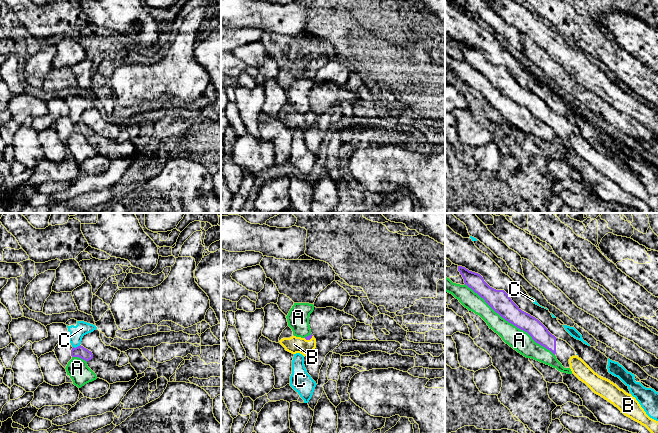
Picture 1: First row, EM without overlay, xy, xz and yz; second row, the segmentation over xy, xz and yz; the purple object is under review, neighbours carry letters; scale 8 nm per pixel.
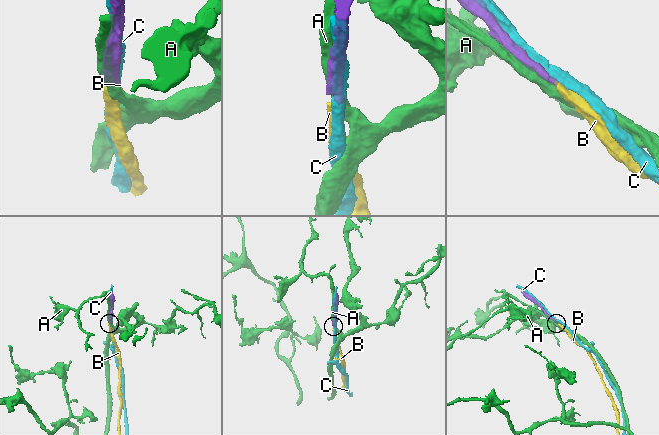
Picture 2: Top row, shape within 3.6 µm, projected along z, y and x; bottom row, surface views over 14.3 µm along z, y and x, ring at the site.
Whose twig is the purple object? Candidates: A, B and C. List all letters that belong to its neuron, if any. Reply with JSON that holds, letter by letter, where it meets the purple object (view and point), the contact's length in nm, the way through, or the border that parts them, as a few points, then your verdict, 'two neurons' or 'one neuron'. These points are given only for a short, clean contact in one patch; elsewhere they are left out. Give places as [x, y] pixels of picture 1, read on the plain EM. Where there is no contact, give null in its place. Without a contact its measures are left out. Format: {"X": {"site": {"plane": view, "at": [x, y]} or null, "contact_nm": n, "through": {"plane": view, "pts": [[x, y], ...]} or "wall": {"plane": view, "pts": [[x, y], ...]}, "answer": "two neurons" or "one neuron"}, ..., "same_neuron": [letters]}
{"A": {"site": {"plane": "yz", "at": [509, 98]}, "contact_nm": 950, "answer": "two neurons"}, "B": {"site": {"plane": "xz", "at": [308, 115]}, "contact_nm": 80, "through": {"plane": "xz", "pts": [[309, 113], [308, 115], [303, 120], [294, 120]]}, "answer": "one neuron"}, "C": {"site": {"plane": "xy", "at": [76, 123]}, "contact_nm": 70, "answer": "two neurons"}, "same_neuron": ["B"]}

